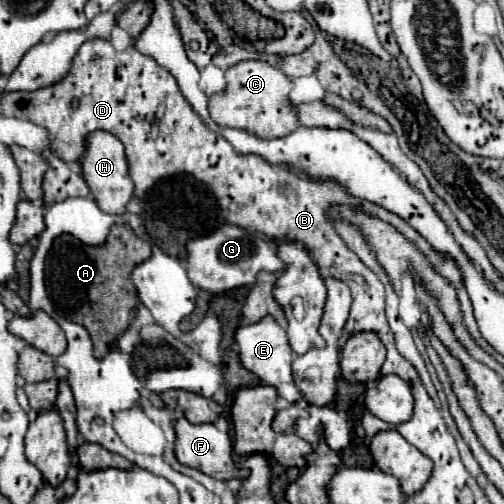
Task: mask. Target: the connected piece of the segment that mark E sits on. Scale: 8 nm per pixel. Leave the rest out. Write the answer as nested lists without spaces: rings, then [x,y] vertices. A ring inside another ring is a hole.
[[[264,317],[258,323],[238,327],[236,331],[236,343],[240,347],[240,359],[246,369],[256,373],[266,385],[272,385],[278,389],[278,395],[284,397],[290,403],[296,403],[302,399],[302,393],[294,385],[292,377],[292,349],[286,337],[286,331],[274,321],[274,317]]]

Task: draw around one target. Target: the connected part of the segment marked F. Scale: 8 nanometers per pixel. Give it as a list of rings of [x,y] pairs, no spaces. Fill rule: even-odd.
[[[178,419],[176,421],[176,457],[182,465],[200,469],[202,473],[220,479],[220,481],[228,481],[228,479],[244,479],[240,477],[240,471],[234,465],[232,459],[232,439],[228,433],[218,431],[212,423],[202,423],[202,425],[192,425],[186,419]]]

